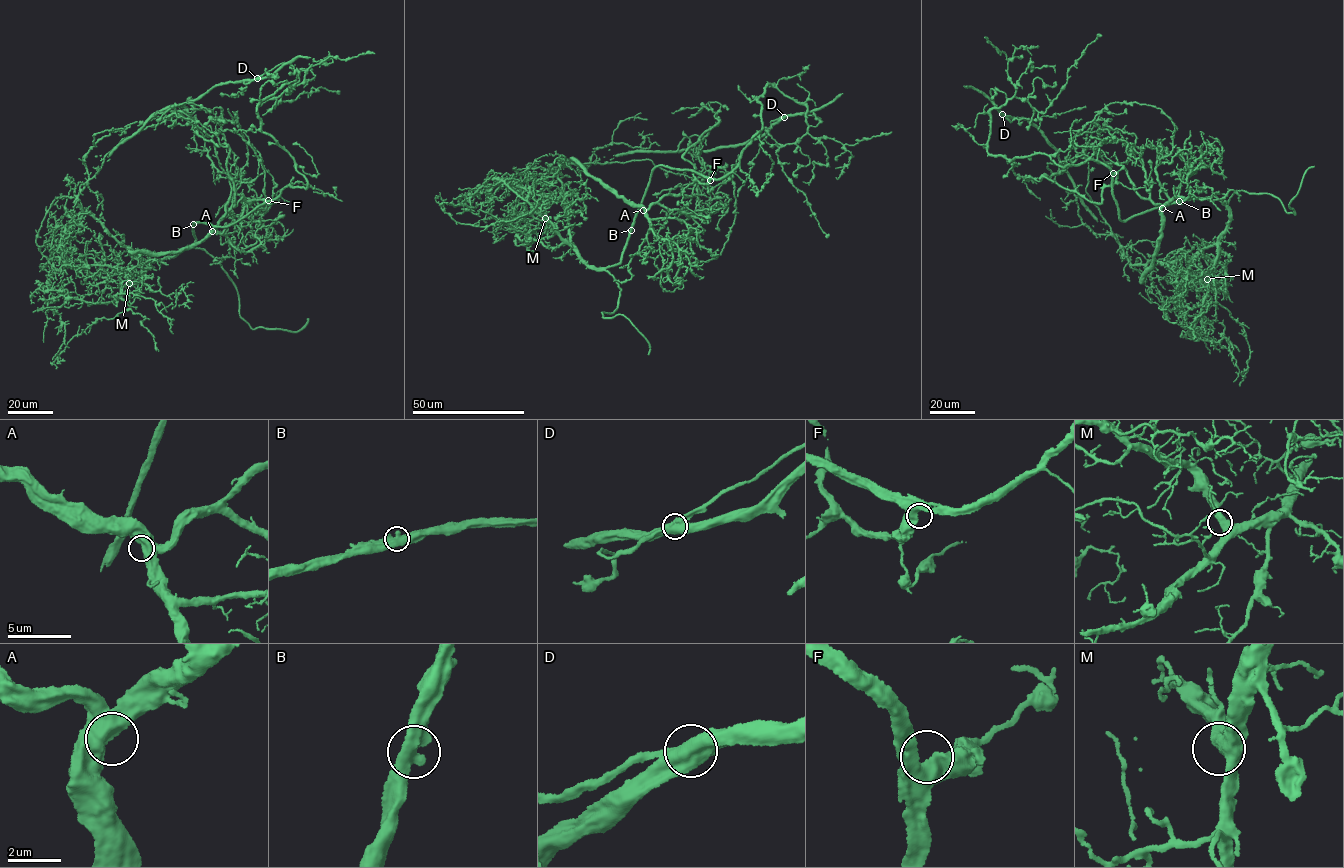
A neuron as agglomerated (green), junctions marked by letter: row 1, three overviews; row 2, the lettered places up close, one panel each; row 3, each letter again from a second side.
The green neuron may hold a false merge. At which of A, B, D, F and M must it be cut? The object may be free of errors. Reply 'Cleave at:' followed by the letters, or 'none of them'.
Cleave at: D

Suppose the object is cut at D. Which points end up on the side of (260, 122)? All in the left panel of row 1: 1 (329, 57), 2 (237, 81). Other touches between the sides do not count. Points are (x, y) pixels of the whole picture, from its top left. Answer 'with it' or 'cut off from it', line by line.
1: with it
2: cut off from it

